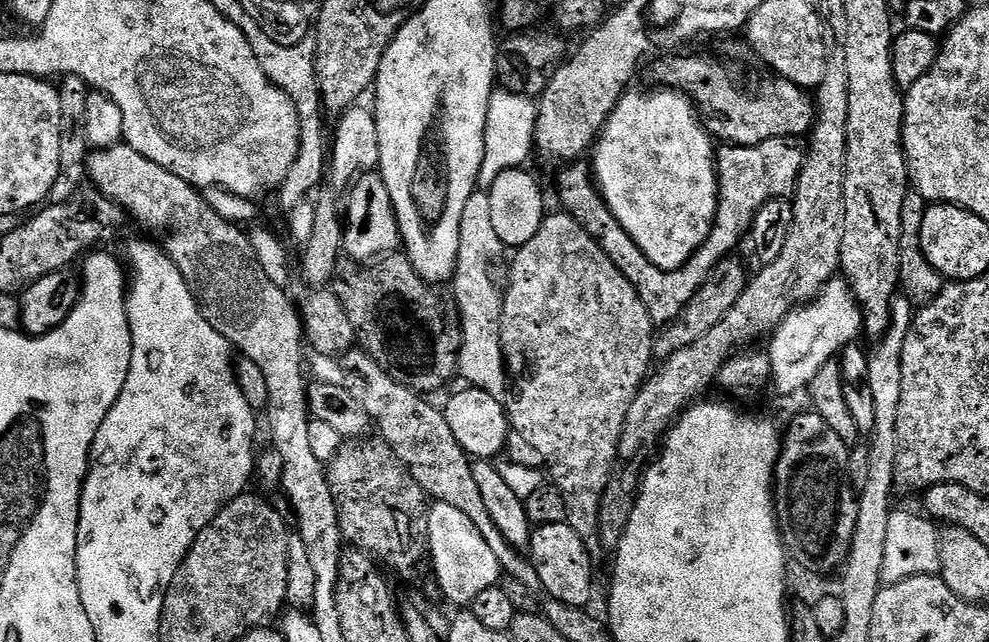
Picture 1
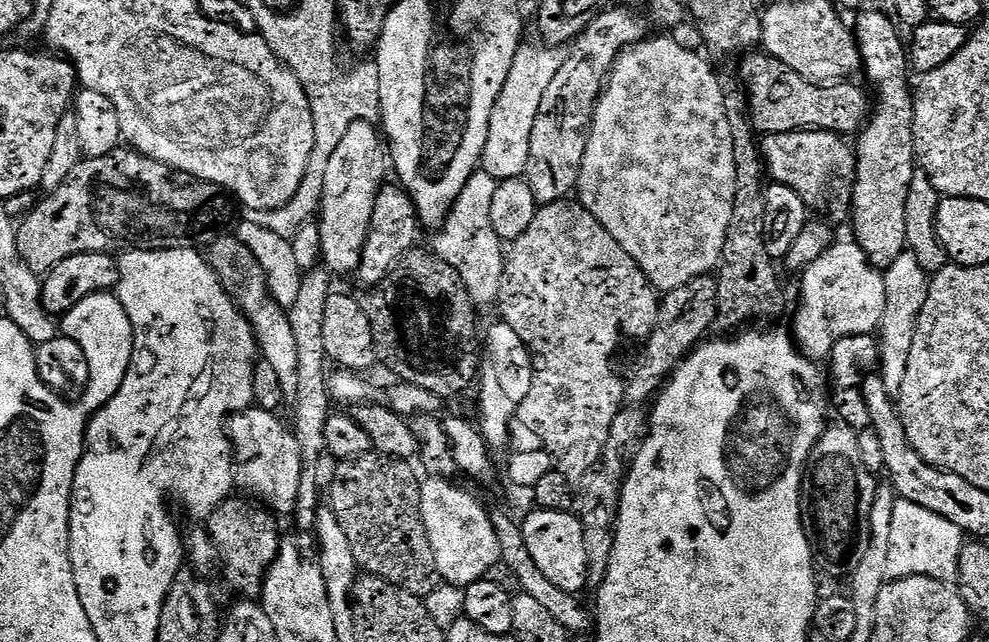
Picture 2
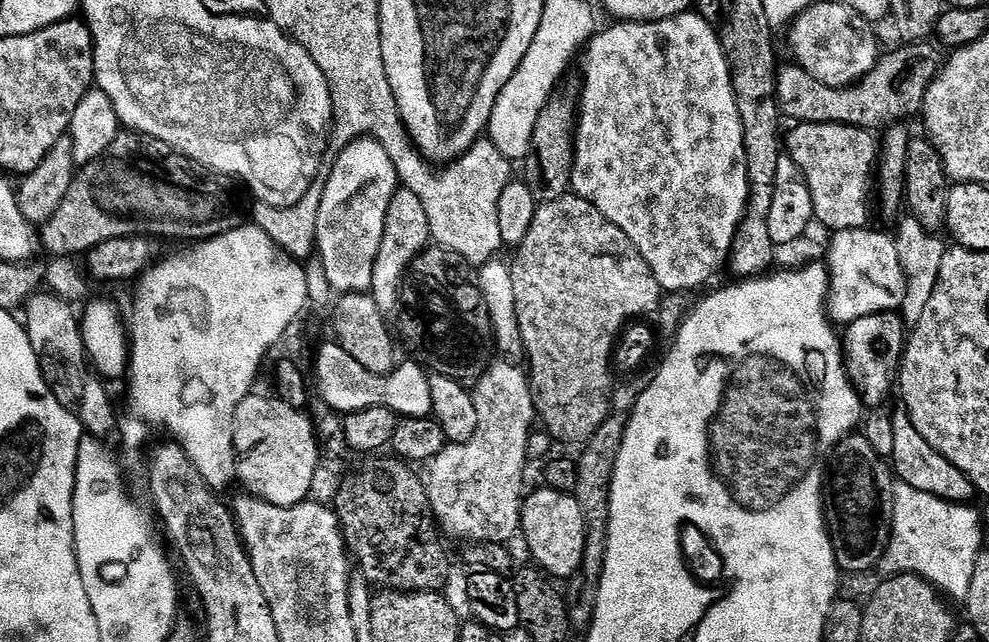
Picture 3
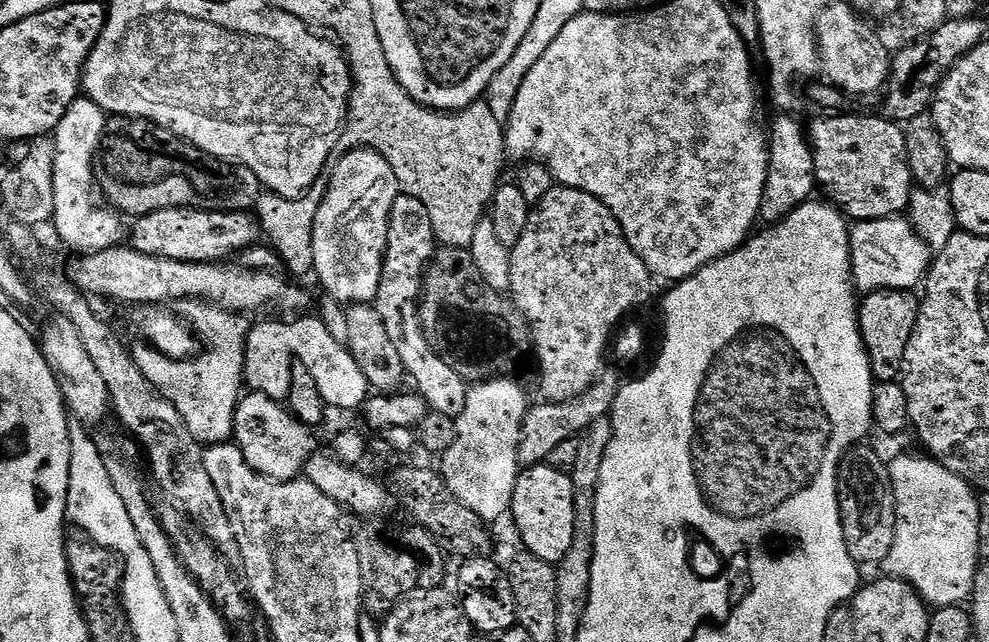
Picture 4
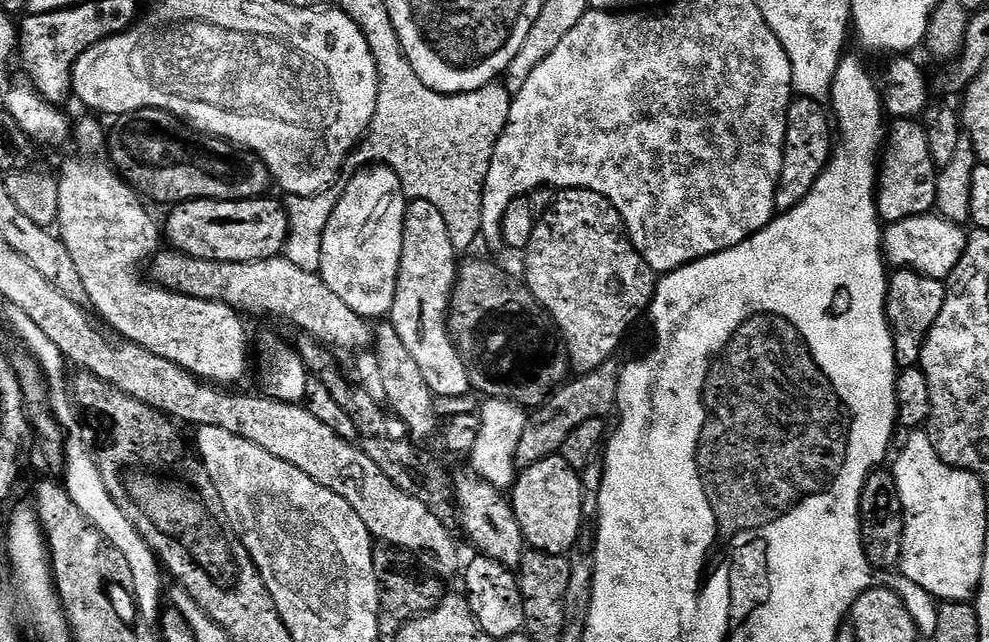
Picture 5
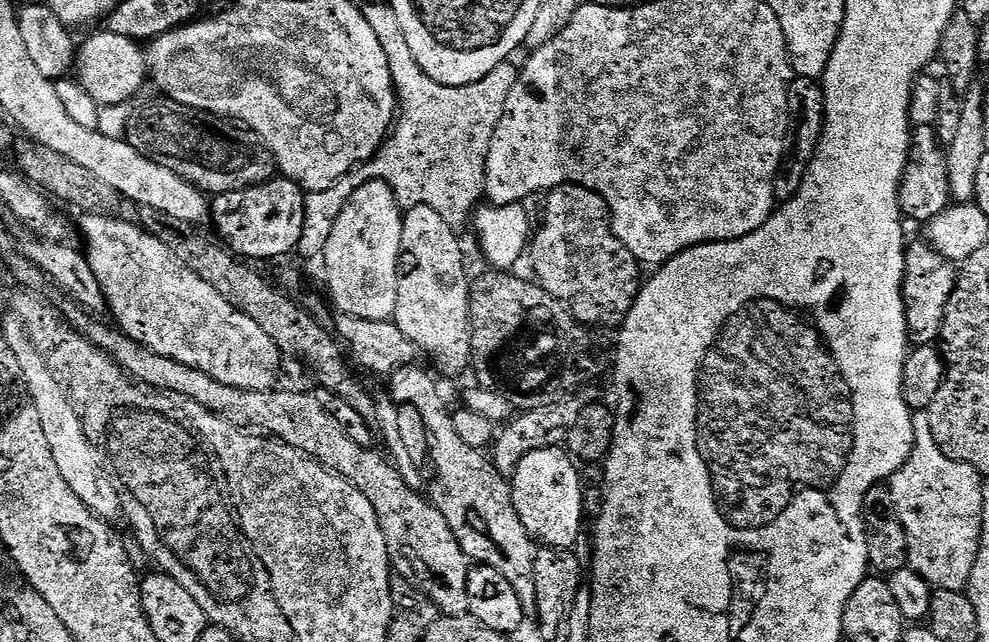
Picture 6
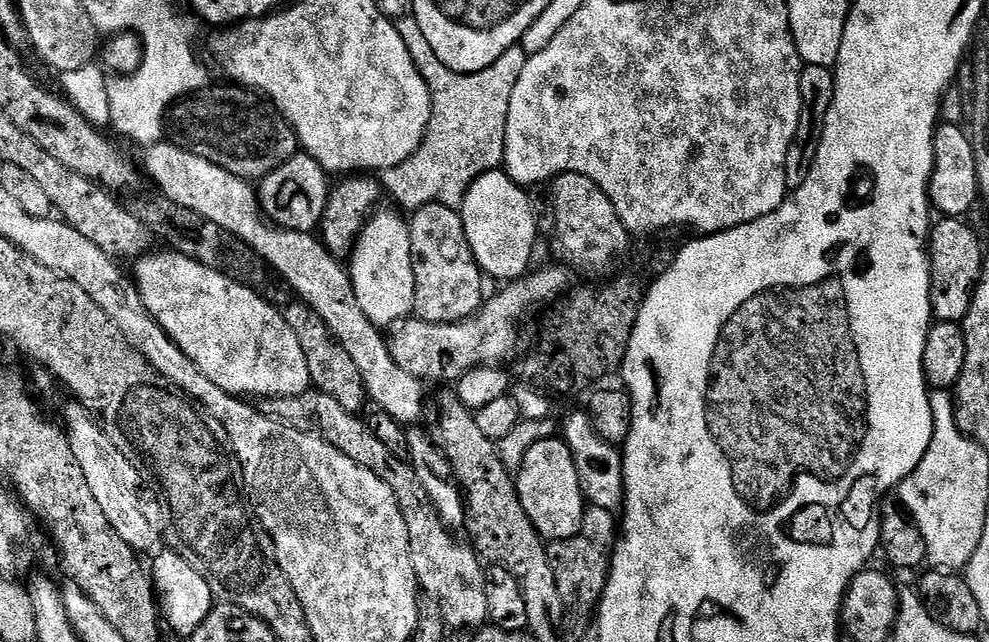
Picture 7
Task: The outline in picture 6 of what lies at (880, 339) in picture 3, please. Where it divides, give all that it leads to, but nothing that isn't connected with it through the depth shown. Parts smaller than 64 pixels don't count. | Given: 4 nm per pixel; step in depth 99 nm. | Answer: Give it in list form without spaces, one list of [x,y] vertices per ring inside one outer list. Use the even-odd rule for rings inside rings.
[[[916,240],[906,248],[907,270],[905,272],[905,303],[908,310],[908,335],[913,345],[935,345],[944,330],[944,316],[948,304],[956,293],[957,265],[942,255],[939,247]]]

